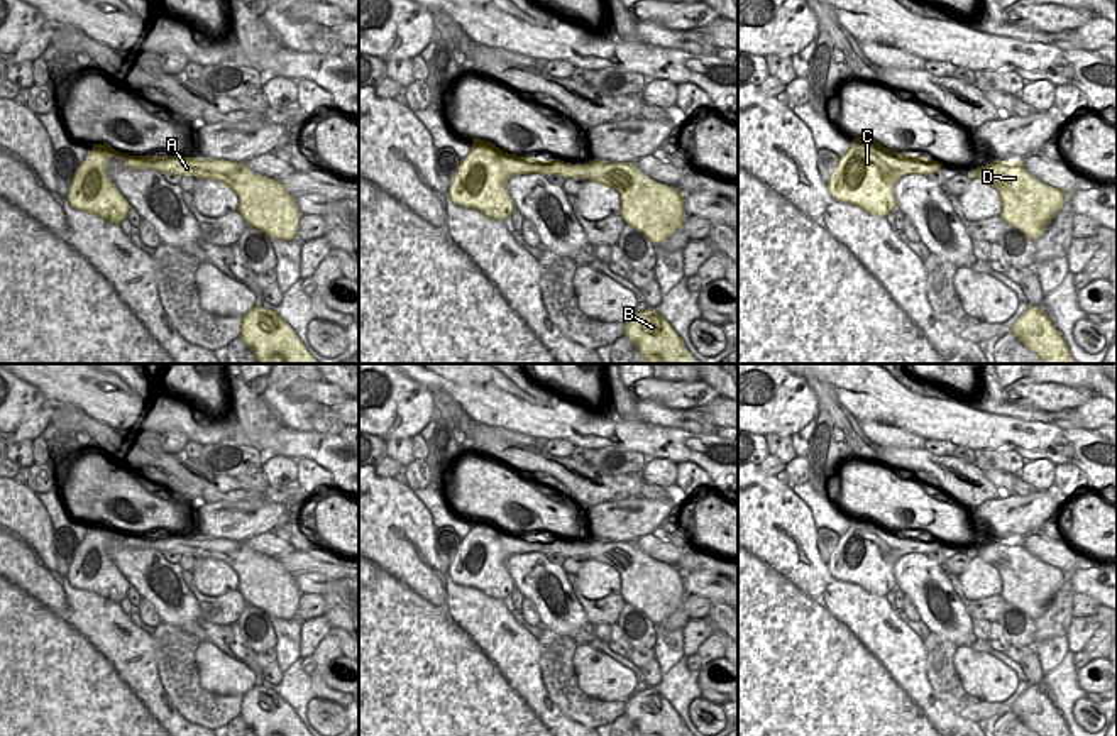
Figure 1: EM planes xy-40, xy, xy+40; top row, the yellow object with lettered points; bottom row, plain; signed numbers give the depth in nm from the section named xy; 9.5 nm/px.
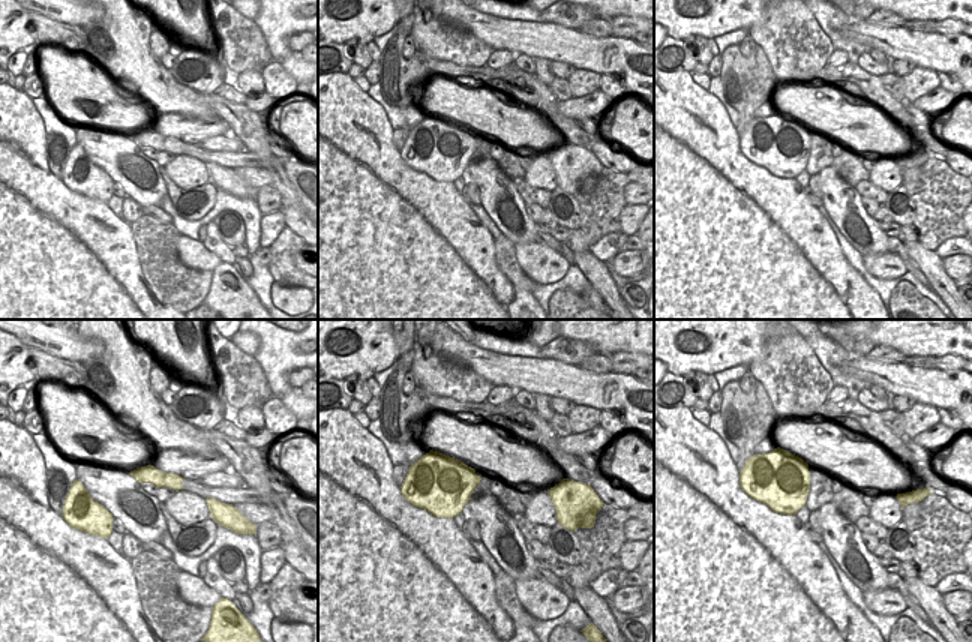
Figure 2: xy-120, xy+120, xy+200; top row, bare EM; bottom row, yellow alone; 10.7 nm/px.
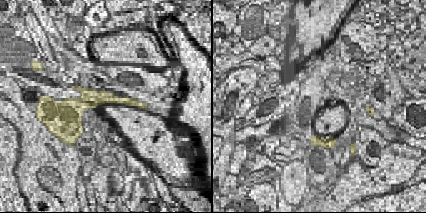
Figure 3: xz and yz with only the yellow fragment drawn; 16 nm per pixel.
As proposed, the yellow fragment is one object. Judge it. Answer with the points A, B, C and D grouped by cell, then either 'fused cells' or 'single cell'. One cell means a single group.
groups A D / B C; fused cells

